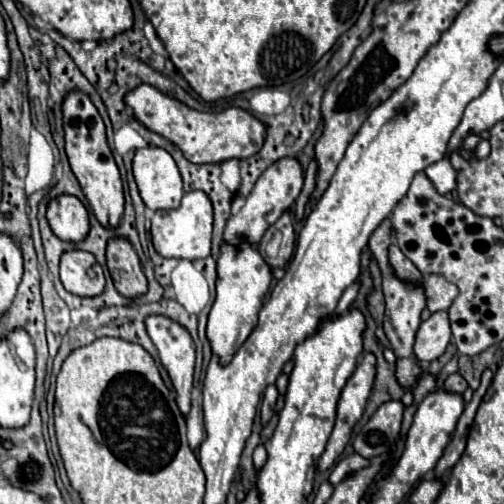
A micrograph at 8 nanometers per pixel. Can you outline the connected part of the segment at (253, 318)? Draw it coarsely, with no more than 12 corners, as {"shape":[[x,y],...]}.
{"shape":[[222,245],[206,337],[228,365],[258,321],[272,273]]}

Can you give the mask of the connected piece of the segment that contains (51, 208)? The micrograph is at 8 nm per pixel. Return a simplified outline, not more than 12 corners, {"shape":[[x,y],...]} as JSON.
{"shape":[[56,197],[48,223],[62,241],[88,235],[88,211],[76,197]]}

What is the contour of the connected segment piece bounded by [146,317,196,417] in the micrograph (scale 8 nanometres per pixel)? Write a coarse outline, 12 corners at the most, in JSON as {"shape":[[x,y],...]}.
{"shape":[[168,317],[146,329],[188,417],[196,355],[186,329]]}

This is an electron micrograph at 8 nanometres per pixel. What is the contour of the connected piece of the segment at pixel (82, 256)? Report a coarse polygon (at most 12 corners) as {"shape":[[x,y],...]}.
{"shape":[[68,251],[60,261],[64,289],[80,297],[104,291],[92,253]]}

